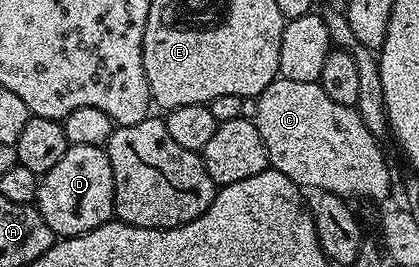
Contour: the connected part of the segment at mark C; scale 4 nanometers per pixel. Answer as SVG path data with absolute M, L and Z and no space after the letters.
M276 77L271 84L267 84L267 88L263 88L263 92L256 95L257 115L255 121L259 128L259 136L263 136L263 144L267 148L267 156L269 157L269 165L274 170L283 172L283 176L290 178L295 185L302 188L310 186L313 192L324 192L326 194L339 194L346 200L354 200L353 198L370 198L373 202L381 202L389 194L389 189L393 186L393 178L389 175L389 162L385 159L385 154L381 151L378 139L363 124L360 114L352 106L344 106L343 104L335 104L335 100L331 100L331 96L327 96L327 92L323 92L320 82L300 82L299 80L287 80L283 77Z

